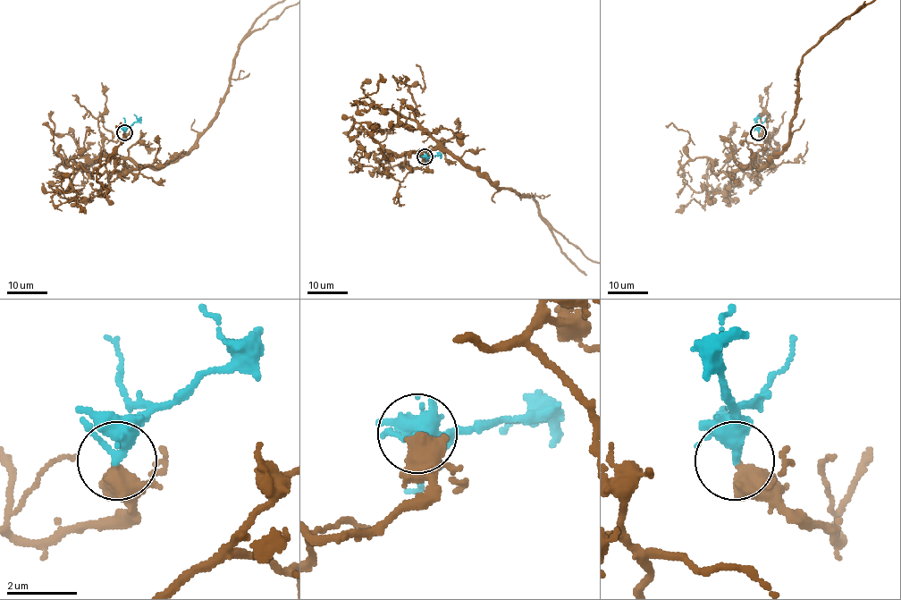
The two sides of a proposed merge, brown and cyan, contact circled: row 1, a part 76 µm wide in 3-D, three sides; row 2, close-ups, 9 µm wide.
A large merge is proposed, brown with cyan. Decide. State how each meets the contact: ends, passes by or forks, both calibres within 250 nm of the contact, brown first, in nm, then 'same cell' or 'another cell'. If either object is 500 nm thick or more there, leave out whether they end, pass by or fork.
calibres 550 and 280 nm; same cell

